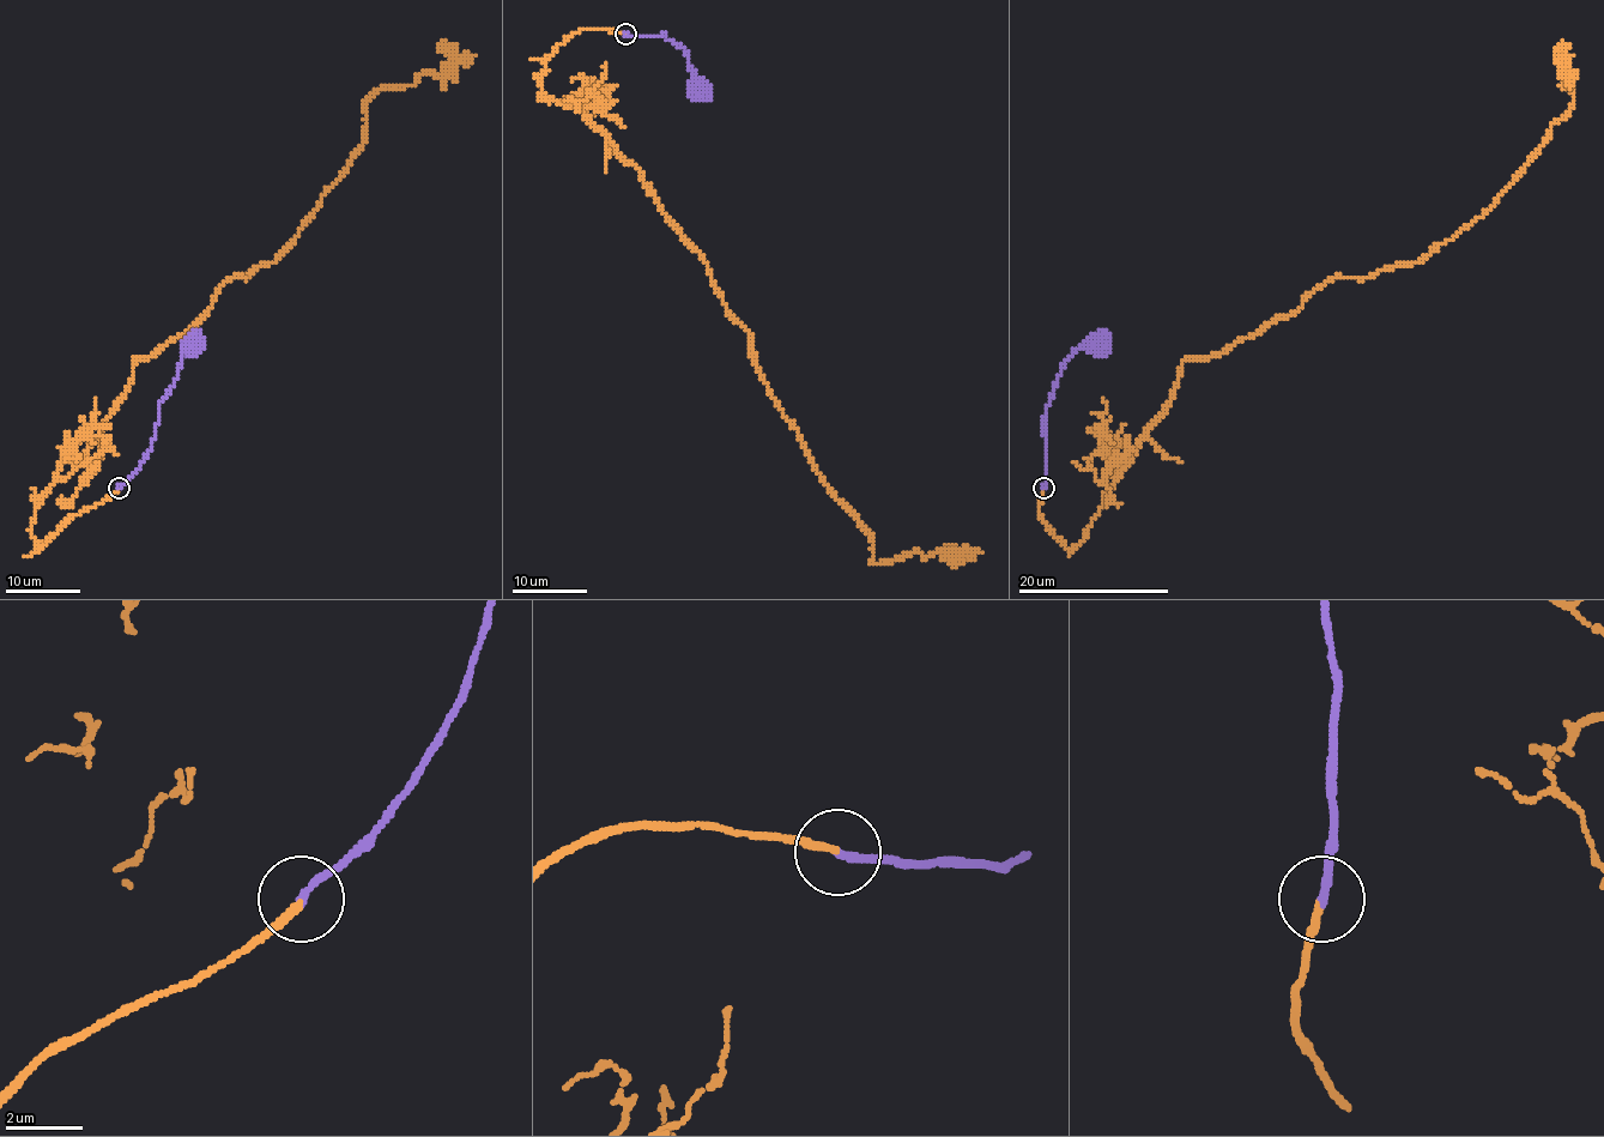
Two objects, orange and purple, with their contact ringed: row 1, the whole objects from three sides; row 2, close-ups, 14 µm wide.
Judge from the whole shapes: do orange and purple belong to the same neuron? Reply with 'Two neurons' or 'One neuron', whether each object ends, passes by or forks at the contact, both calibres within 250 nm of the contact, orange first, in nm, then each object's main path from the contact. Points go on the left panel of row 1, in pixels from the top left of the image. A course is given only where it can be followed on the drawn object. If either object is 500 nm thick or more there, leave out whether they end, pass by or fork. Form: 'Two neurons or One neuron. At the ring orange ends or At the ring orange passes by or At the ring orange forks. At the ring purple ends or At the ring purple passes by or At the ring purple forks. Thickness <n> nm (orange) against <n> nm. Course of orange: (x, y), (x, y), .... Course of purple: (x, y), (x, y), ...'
One neuron. At the ring orange ends. At the ring purple ends. Thickness 180 nm (orange) against 200 nm. Course of orange: (119, 487), (37, 548), (37, 502), (137, 357), (294, 241), (362, 146), (367, 101), (441, 74), (441, 38). Course of purple: (119, 487), (133, 473), (150, 447), (159, 403), (181, 364), (181, 351), (194, 344)

